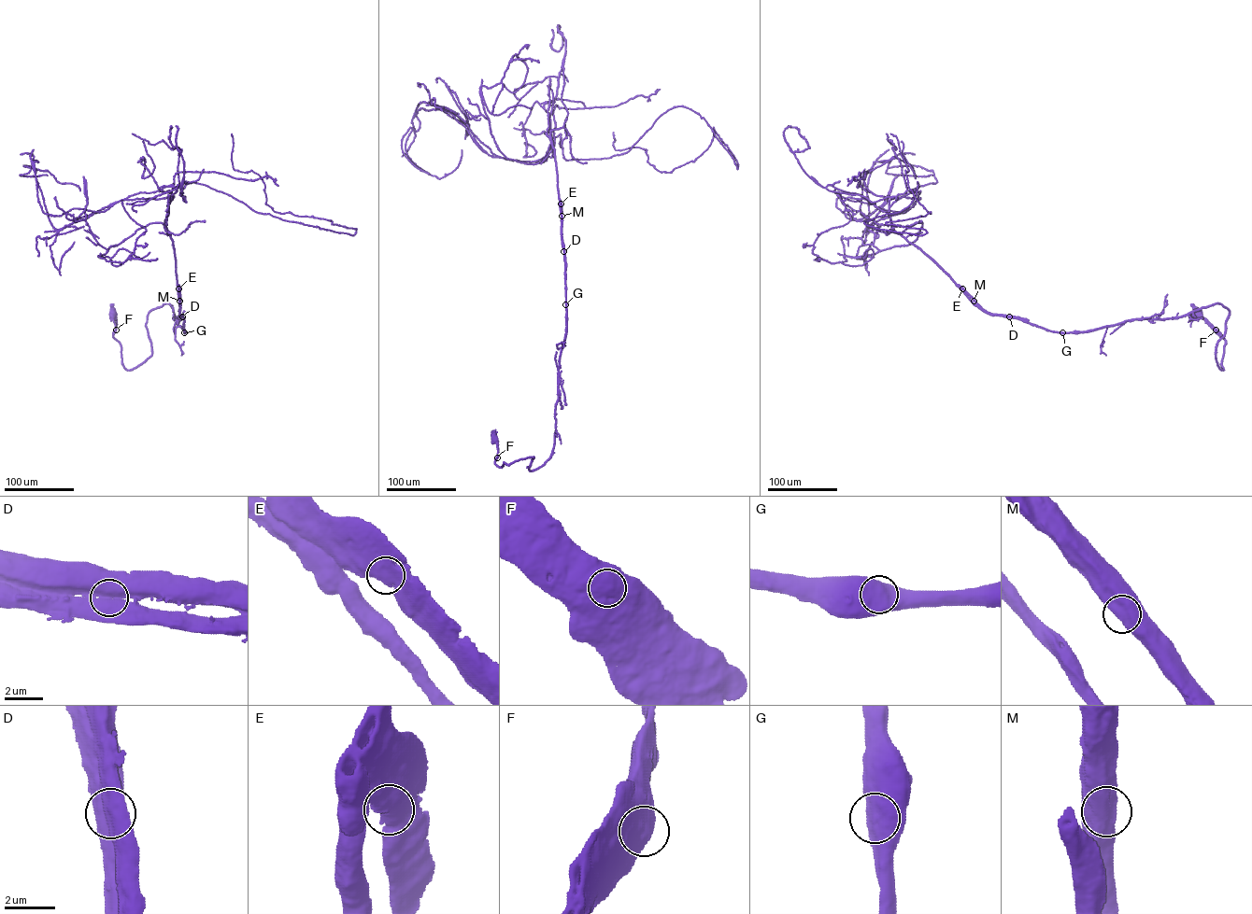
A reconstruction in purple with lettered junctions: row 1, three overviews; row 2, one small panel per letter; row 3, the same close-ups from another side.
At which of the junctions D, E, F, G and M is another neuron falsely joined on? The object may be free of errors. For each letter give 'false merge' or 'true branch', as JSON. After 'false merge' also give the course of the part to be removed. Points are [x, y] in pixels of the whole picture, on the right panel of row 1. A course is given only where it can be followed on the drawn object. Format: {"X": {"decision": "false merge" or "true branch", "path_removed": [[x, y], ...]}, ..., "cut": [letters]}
{"D": {"decision": "false merge", "path_removed": [[1009, 316], [988, 313], [958, 284]]}, "E": {"decision": "true branch"}, "F": {"decision": "true branch"}, "G": {"decision": "true branch"}, "M": {"decision": "true branch"}, "cut": ["D"]}

